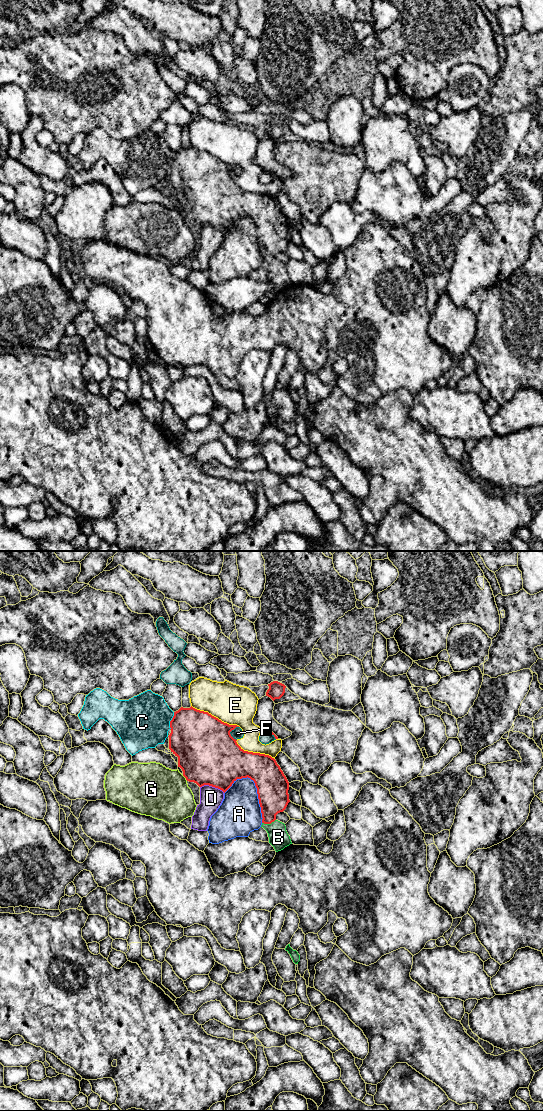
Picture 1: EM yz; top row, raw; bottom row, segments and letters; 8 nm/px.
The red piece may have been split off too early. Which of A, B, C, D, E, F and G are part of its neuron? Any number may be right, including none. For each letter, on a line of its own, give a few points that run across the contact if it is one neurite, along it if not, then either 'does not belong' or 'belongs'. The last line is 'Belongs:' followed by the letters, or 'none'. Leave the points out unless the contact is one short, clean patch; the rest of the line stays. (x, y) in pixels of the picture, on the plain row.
A: does not belong
B: line yz (273, 236), (269, 249), (268, 263), (277, 272), (278, 277); belongs
C: does not belong
D: does not belong
E: does not belong
F: does not belong
G: line yz (182, 215), (187, 220); does not belong
Belongs: B

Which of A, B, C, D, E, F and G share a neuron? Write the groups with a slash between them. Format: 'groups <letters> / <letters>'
groups A / B / C / D / E / F / G

